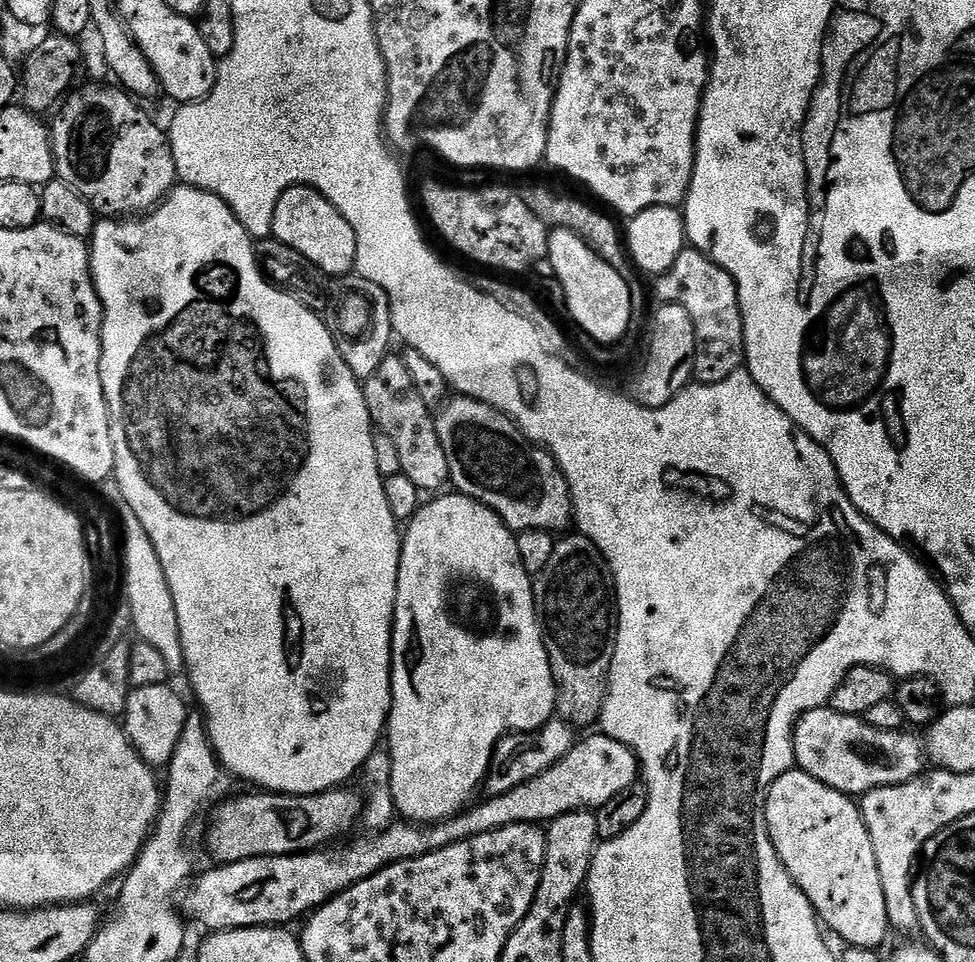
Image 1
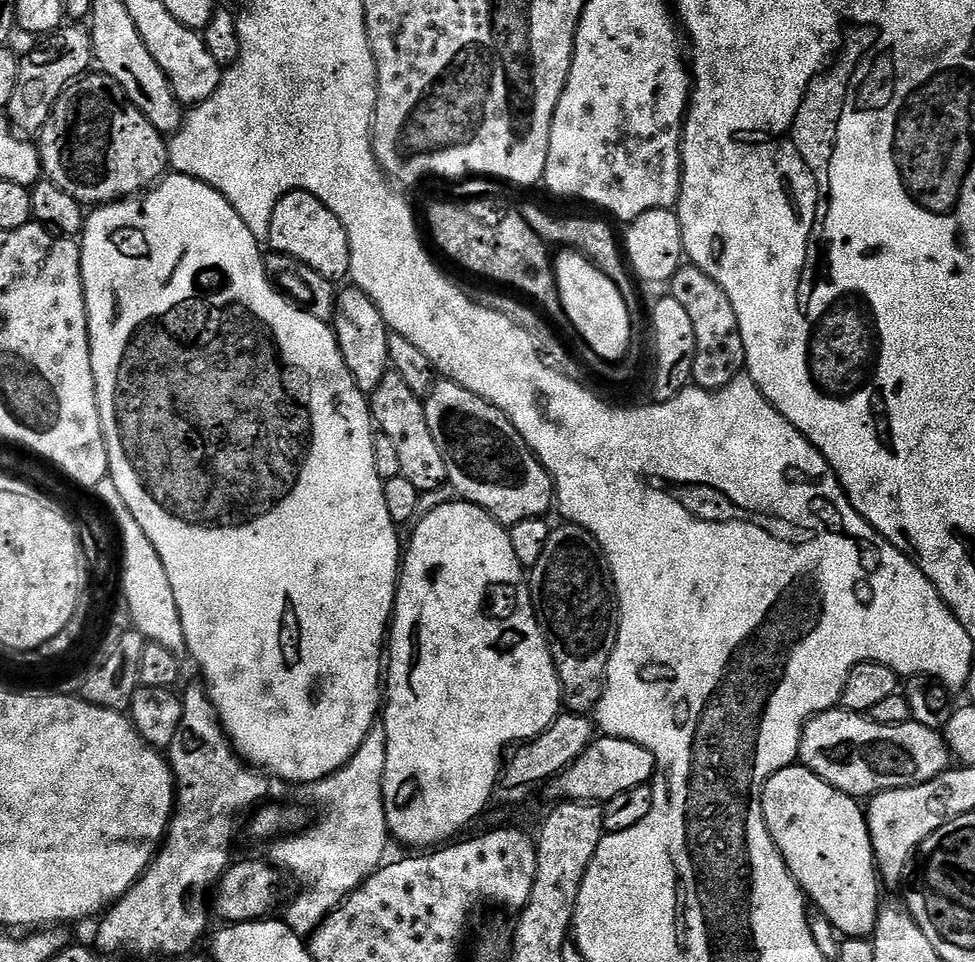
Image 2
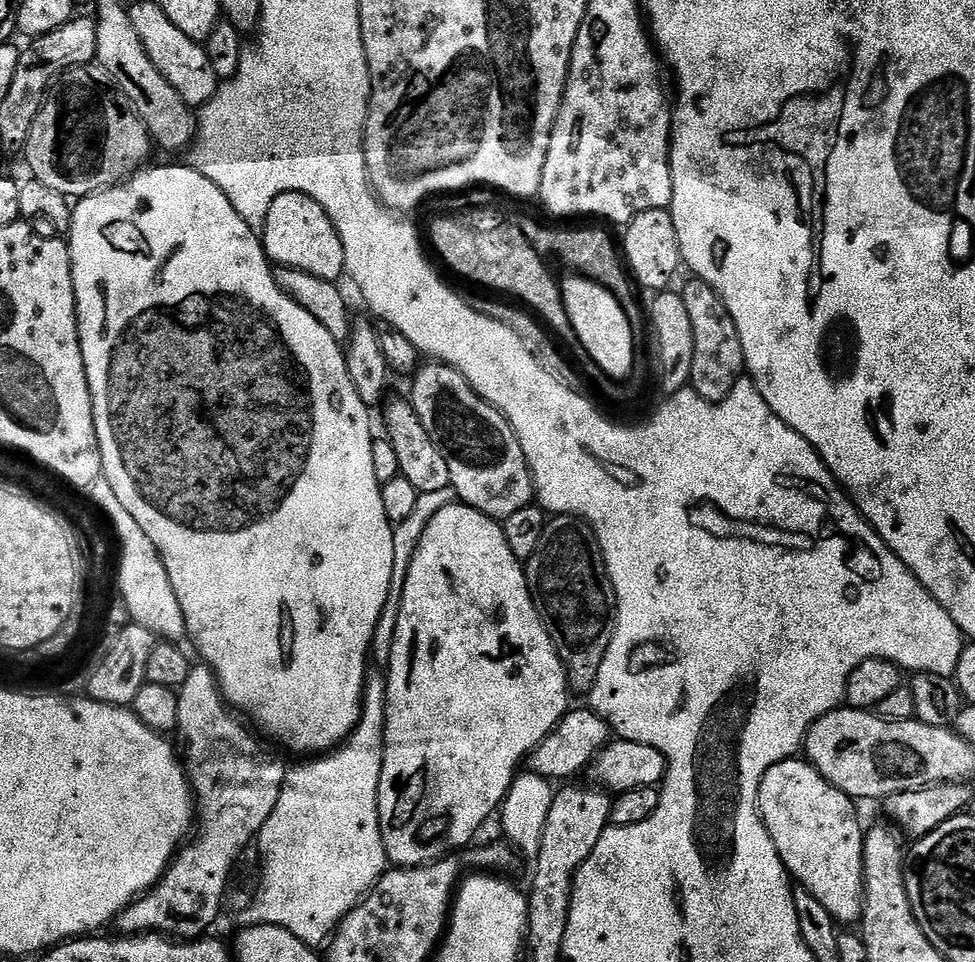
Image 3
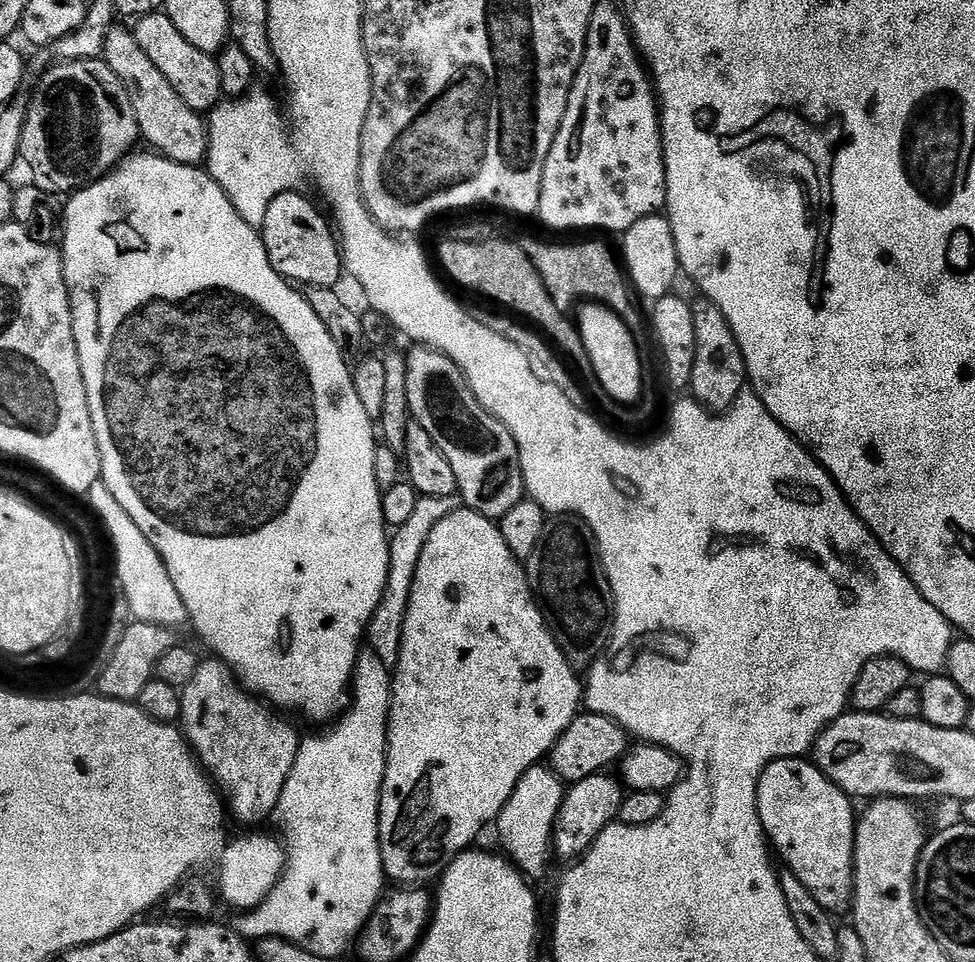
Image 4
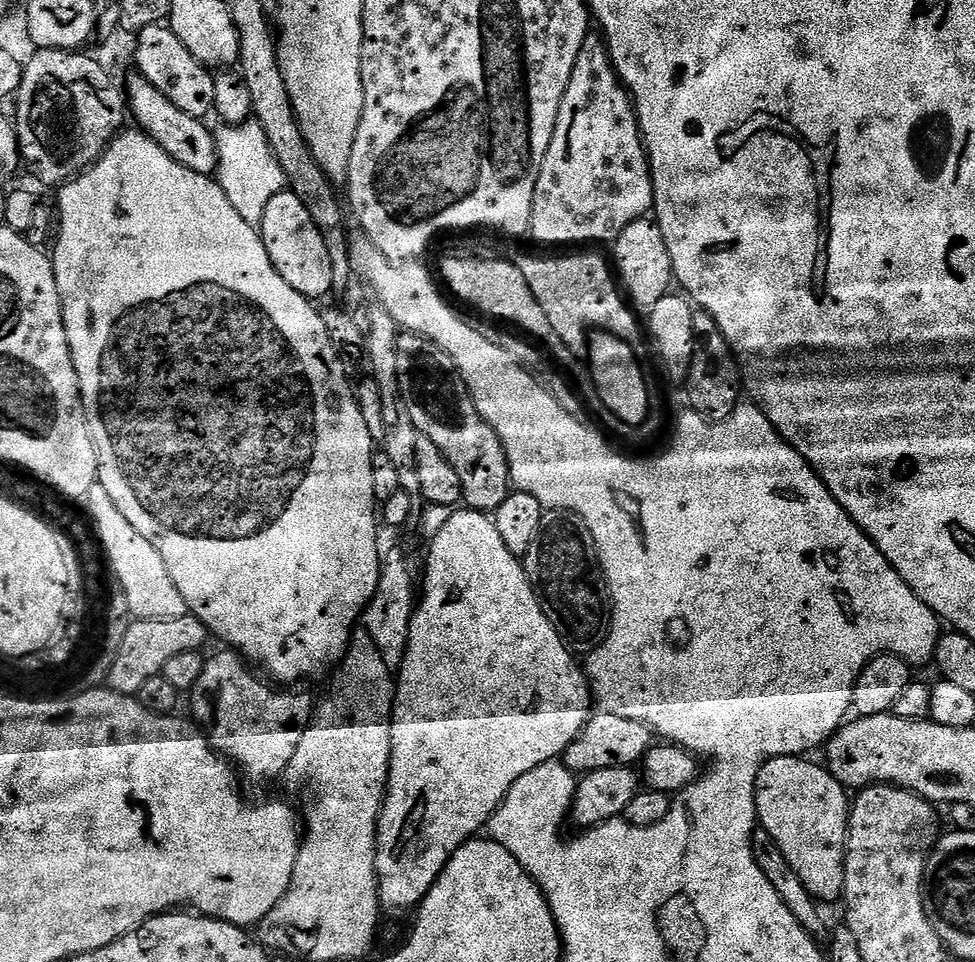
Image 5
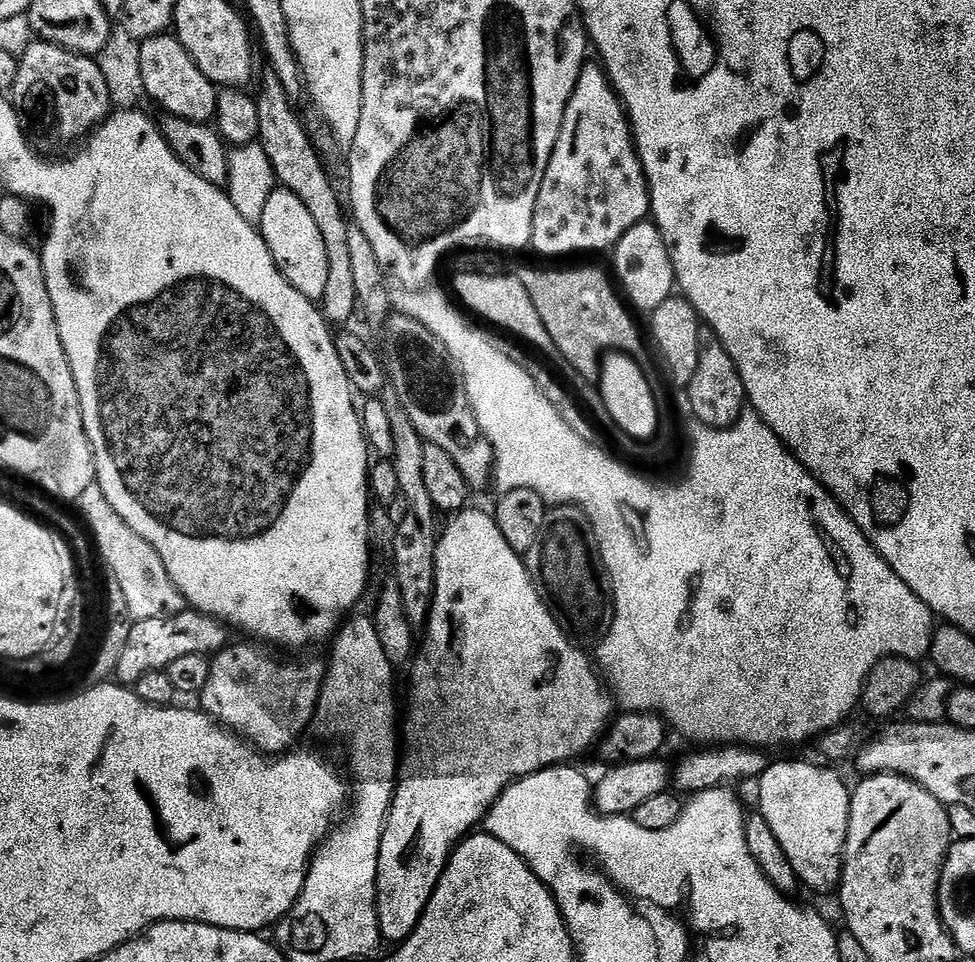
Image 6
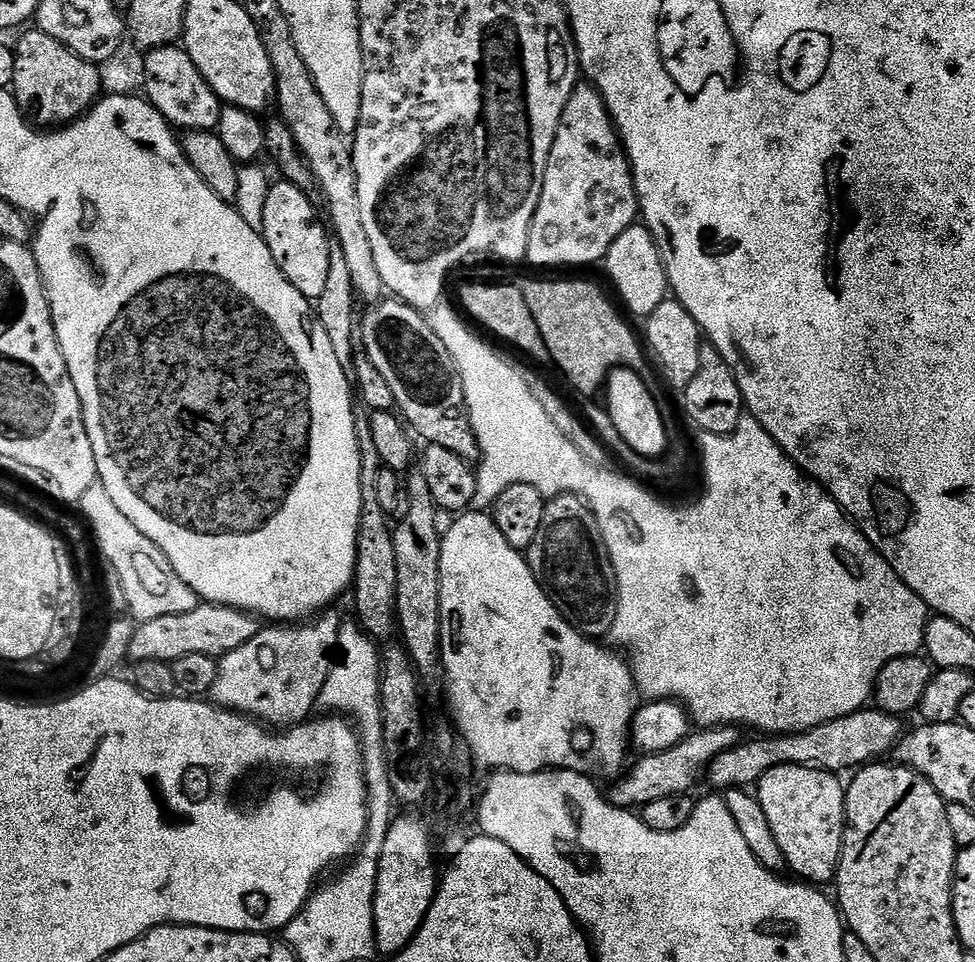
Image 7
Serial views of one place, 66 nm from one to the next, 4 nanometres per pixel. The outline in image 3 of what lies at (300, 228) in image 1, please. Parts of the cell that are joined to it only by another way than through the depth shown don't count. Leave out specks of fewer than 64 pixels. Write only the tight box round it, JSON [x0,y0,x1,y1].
[262,192,345,282]

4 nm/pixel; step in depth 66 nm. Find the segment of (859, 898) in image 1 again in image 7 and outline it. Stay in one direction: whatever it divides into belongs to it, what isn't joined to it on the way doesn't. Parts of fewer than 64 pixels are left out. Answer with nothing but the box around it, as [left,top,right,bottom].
[754,764,845,886]

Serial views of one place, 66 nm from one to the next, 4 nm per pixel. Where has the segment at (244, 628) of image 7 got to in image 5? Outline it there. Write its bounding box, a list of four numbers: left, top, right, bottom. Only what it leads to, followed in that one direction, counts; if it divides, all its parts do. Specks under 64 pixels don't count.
[107,614,210,696]

